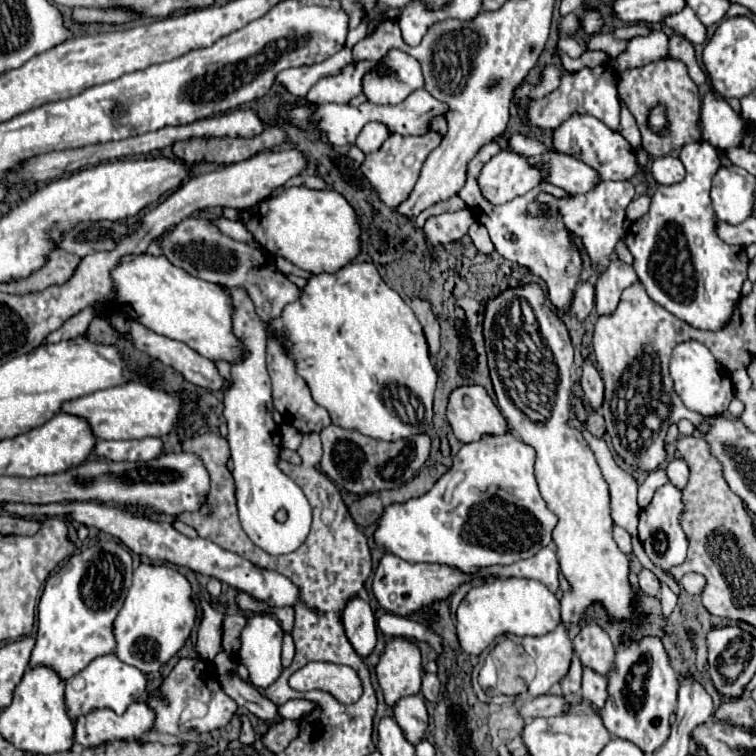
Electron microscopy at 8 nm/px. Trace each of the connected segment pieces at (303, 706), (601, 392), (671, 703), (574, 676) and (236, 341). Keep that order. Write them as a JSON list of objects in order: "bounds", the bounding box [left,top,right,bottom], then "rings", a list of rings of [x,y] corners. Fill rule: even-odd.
[{"bounds":[277,700,313,720],"rings":[[[289,700],[283,706],[277,708],[277,718],[287,718],[287,720],[297,720],[305,716],[313,708],[311,702],[307,700]]]},{"bounds":[579,360,605,412],"rings":[[[589,360],[583,362],[583,374],[581,374],[579,382],[581,382],[585,398],[589,400],[589,406],[599,412],[603,406],[603,398],[605,398],[605,386],[603,386],[599,372],[595,370],[595,366]]]},{"bounds":[601,638,677,754],"rings":[[[659,638],[625,640],[617,650],[615,668],[609,676],[609,698],[601,710],[603,724],[613,736],[633,742],[645,754],[653,754],[669,736],[669,716],[677,708],[677,690],[677,674],[669,666]]]},{"bounds":[561,656,583,696],"rings":[[[573,656],[571,668],[565,674],[565,678],[561,680],[561,688],[563,688],[563,696],[571,696],[571,694],[579,694],[581,690],[581,674],[583,674],[583,666],[579,662],[577,656]]]},{"bounds":[111,254,241,364],"rings":[[[149,254],[123,258],[121,264],[111,272],[111,278],[117,288],[117,302],[133,320],[141,322],[145,328],[161,336],[185,342],[189,348],[197,350],[201,356],[213,362],[223,360],[227,364],[233,364],[237,358],[241,358],[241,338],[233,338],[233,306],[229,306],[229,294],[221,286],[189,276],[185,270],[175,268],[165,256],[155,258]]]}]

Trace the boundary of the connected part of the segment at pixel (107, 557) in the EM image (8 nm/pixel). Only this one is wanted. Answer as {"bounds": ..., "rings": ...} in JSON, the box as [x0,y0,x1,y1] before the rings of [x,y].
{"bounds":[31,542,131,680],"rings":[[[97,542],[71,556],[71,560],[49,576],[39,600],[37,644],[31,668],[49,666],[61,680],[79,674],[89,662],[115,650],[113,620],[123,606],[131,586],[131,552],[117,542]]]}

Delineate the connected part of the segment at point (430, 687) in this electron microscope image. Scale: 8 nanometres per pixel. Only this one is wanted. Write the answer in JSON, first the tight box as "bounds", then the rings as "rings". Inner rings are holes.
{"bounds":[421,674,439,702],"rings":[[[425,674],[423,676],[423,686],[421,686],[421,696],[429,702],[435,702],[439,694],[439,678],[437,674]]]}

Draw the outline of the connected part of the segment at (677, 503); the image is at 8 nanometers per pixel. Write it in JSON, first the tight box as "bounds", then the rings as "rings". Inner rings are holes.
{"bounds":[639,482,689,570],"rings":[[[671,482],[661,486],[651,504],[647,508],[641,510],[641,520],[639,520],[639,540],[647,552],[647,556],[651,558],[653,564],[661,566],[663,570],[669,570],[675,564],[681,564],[687,556],[687,548],[689,548],[689,536],[685,534],[685,530],[681,530],[681,514],[683,514],[683,492],[673,486]]]}

